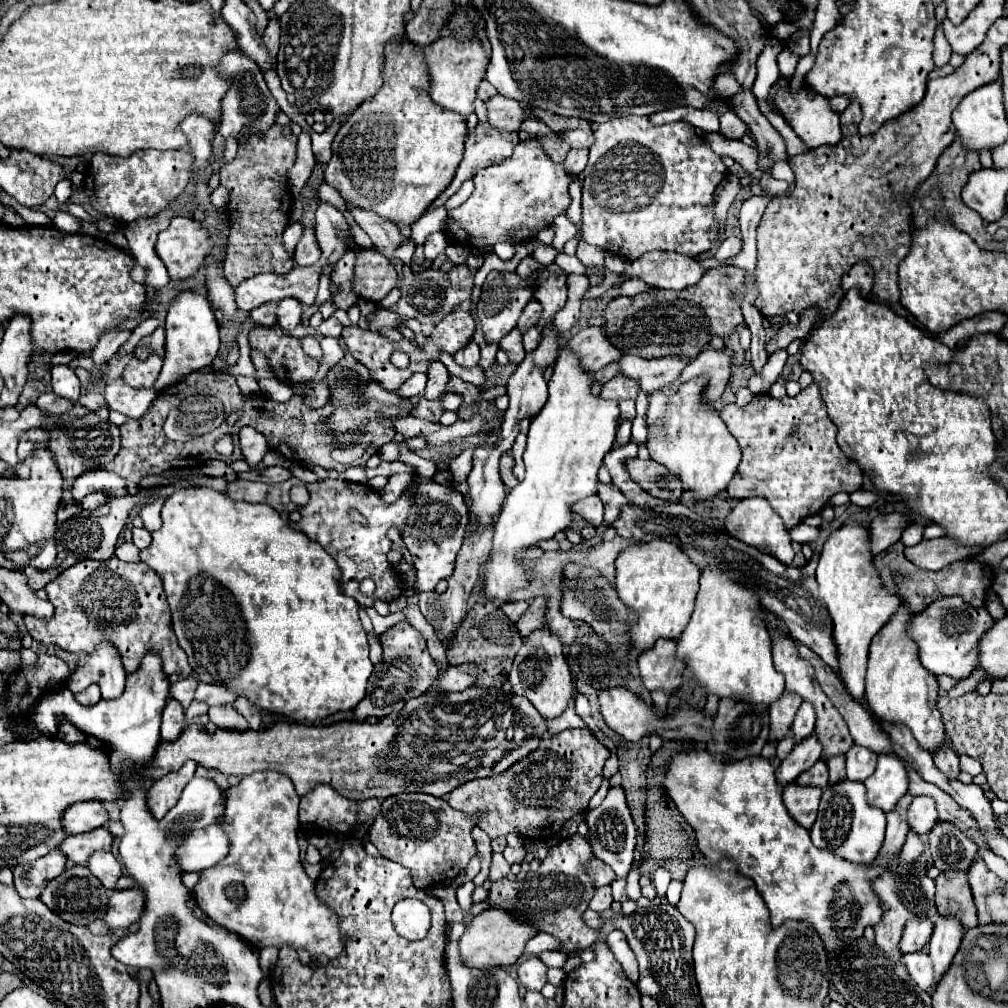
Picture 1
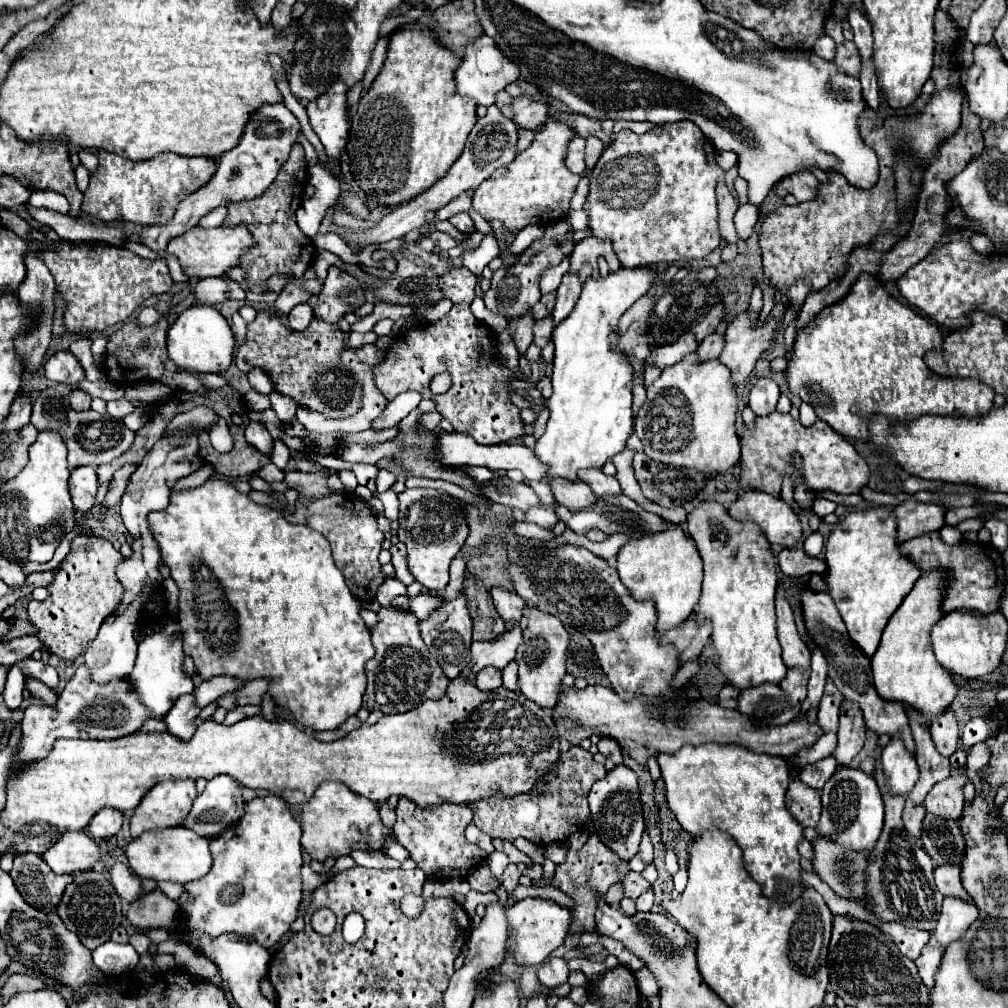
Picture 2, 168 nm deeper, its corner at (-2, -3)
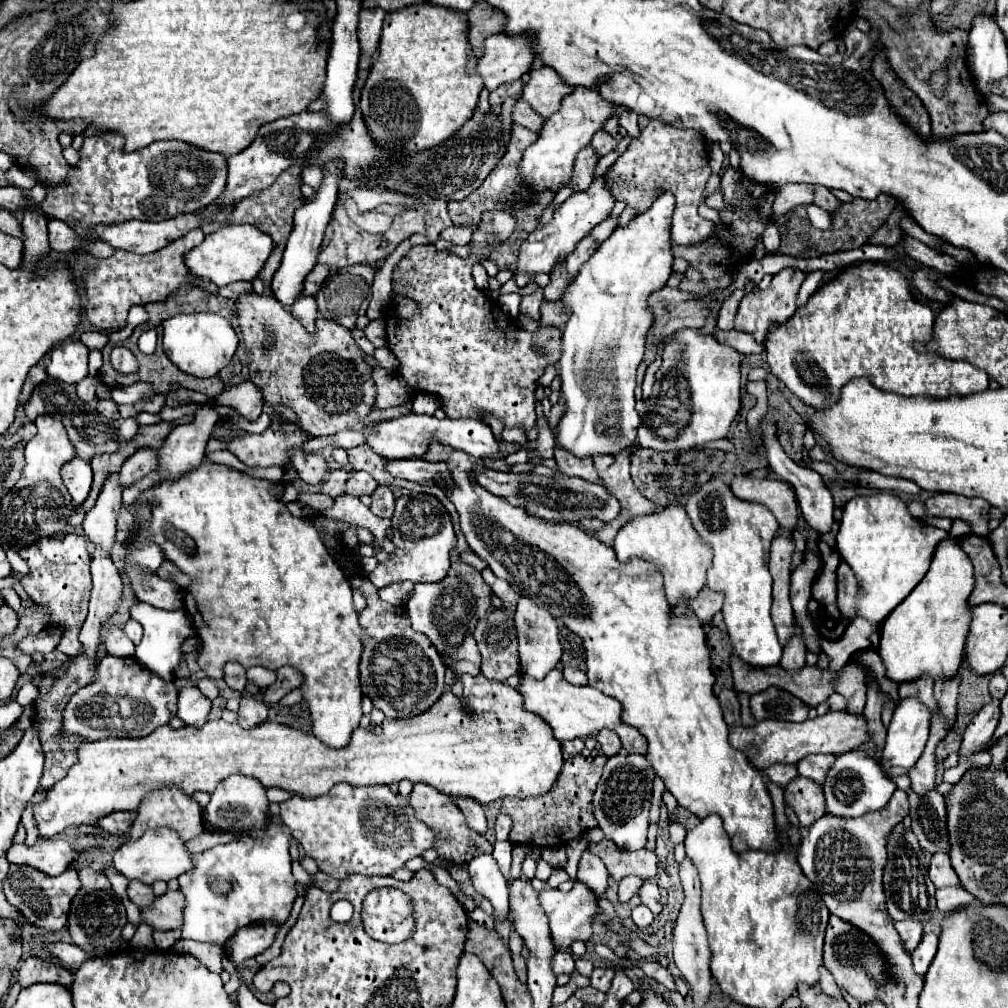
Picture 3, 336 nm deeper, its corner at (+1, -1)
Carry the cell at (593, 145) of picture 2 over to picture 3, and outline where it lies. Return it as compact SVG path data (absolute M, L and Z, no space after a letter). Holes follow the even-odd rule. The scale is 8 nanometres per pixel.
M598 131L598 133L594 133L594 139L592 139L590 145L594 147L598 157L604 157L604 155L608 155L616 147L616 143L618 141L614 141L606 131Z

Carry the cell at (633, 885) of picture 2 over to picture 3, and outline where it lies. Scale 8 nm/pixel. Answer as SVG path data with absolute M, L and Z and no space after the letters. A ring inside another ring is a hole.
M646 881L642 887L640 887L640 893L638 897L642 899L642 903L654 913L658 915L662 911L662 905L660 905L660 891L658 891L658 885L654 881Z

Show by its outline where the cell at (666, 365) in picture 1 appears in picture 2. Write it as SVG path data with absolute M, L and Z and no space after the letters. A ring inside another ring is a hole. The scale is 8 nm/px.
M713 333L713 335L707 335L703 341L701 341L701 347L695 351L699 355L699 359L715 359L721 355L723 351L723 345L725 345L725 337L719 335L719 333Z

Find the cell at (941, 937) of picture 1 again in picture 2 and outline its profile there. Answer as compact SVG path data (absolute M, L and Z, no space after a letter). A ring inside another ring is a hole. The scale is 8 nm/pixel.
M945 897L935 929L935 939L939 941L939 945L947 947L951 941L963 937L969 925L977 919L977 915L979 913L973 903L955 897Z

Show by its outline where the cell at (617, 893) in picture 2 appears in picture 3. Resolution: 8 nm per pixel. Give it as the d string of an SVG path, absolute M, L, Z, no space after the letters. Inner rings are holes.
M626 877L626 879L622 879L622 881L618 883L618 901L620 901L620 903L626 903L630 897L638 895L638 889L640 889L642 883L644 883L644 881L638 879L638 877Z

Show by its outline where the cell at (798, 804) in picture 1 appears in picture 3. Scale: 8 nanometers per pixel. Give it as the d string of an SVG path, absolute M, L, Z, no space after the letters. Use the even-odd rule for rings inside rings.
M806 777L792 779L784 789L784 801L794 809L800 825L808 829L818 817L826 813L822 787Z

